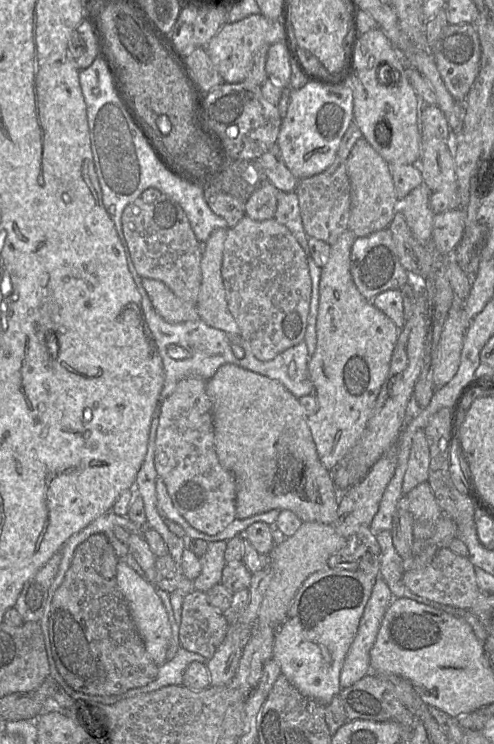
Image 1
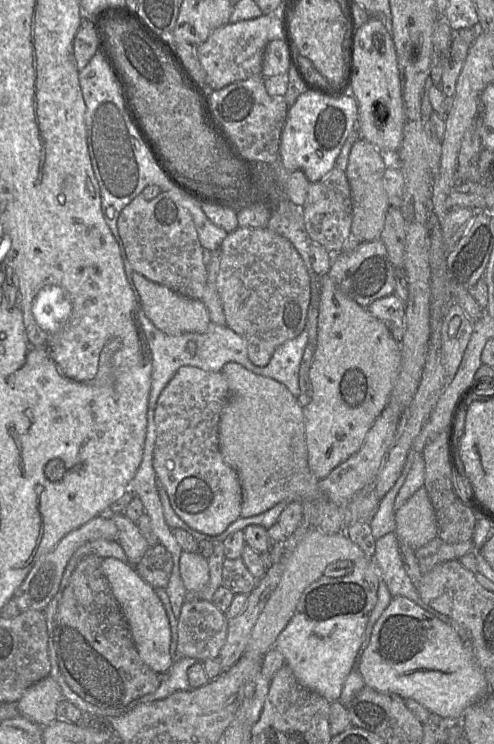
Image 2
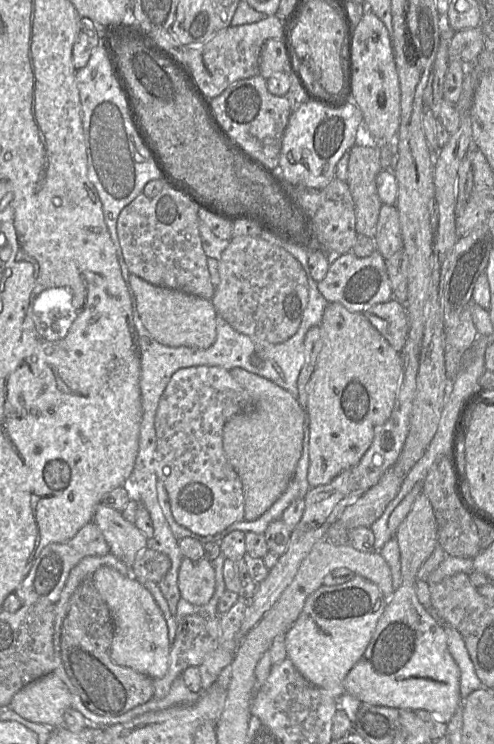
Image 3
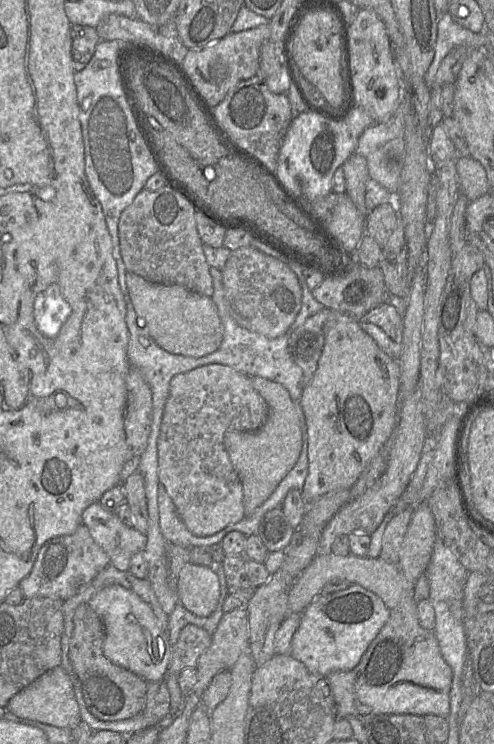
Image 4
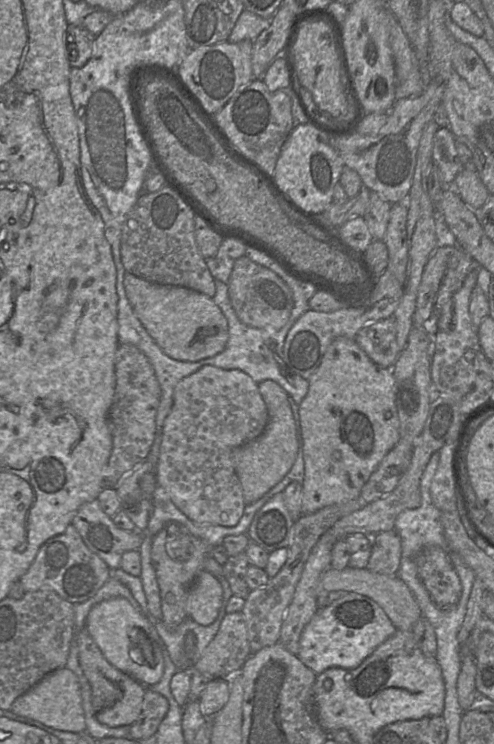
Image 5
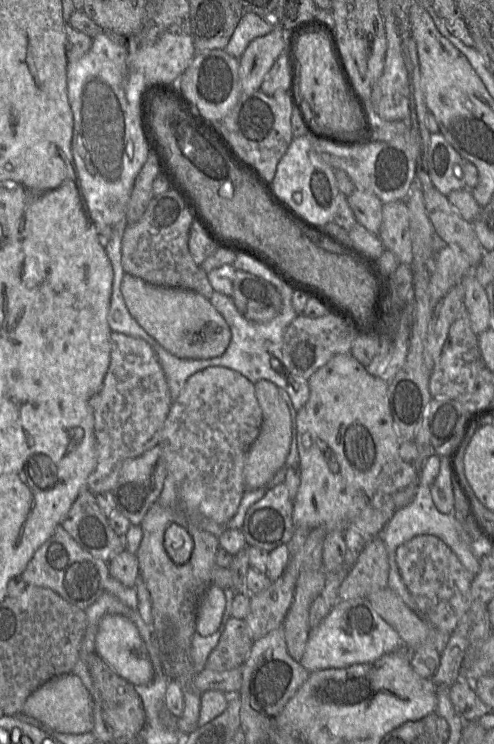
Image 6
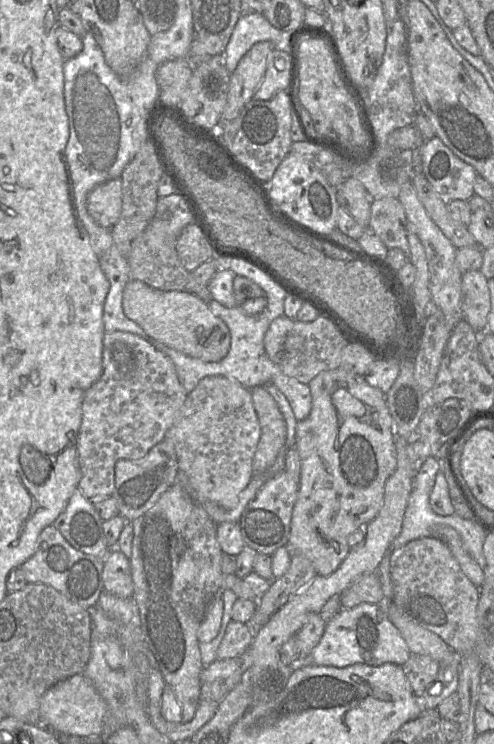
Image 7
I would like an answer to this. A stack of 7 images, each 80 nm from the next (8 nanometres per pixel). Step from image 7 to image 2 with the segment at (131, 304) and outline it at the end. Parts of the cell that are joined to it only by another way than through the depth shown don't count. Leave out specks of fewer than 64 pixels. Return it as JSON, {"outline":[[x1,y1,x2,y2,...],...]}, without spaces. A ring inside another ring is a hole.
{"outline":[[133,270,132,279,140,297,140,306,154,326,170,336,184,333,205,333,210,327,208,310,200,299,183,296,174,290,147,279]]}

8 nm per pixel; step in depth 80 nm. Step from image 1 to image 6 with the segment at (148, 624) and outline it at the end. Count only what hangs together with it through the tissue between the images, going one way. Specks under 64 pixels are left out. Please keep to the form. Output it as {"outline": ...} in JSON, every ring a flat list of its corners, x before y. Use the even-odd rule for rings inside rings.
{"outline":[[116,614,104,616,99,623,95,647,113,671,133,685,147,684,152,680,154,670,146,645,137,627,126,617]]}

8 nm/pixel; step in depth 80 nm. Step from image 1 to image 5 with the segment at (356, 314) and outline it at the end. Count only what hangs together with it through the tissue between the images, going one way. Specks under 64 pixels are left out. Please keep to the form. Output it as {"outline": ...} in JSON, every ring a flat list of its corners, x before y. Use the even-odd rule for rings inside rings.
{"outline":[[334,339,327,347,319,366,309,377,308,383,307,394,298,406,304,459,301,515,357,498,384,456,400,440,395,379,391,368,374,363,355,339]]}

